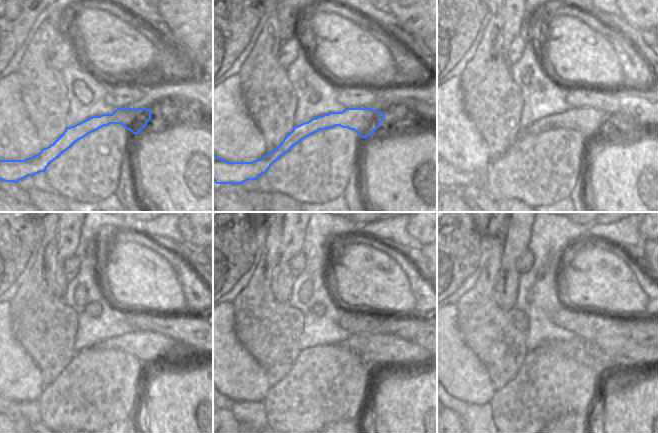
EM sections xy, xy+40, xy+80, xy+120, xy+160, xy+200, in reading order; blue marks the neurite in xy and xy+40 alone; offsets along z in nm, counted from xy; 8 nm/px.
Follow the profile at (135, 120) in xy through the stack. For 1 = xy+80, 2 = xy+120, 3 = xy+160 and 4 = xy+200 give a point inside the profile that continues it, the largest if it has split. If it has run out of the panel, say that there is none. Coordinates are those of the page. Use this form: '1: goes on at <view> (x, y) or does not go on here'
1: goes on at xy+80 (596, 124)
2: goes on at xy+120 (152, 348)
3: goes on at xy+160 (401, 353)
4: goes on at xy+200 (637, 358)

